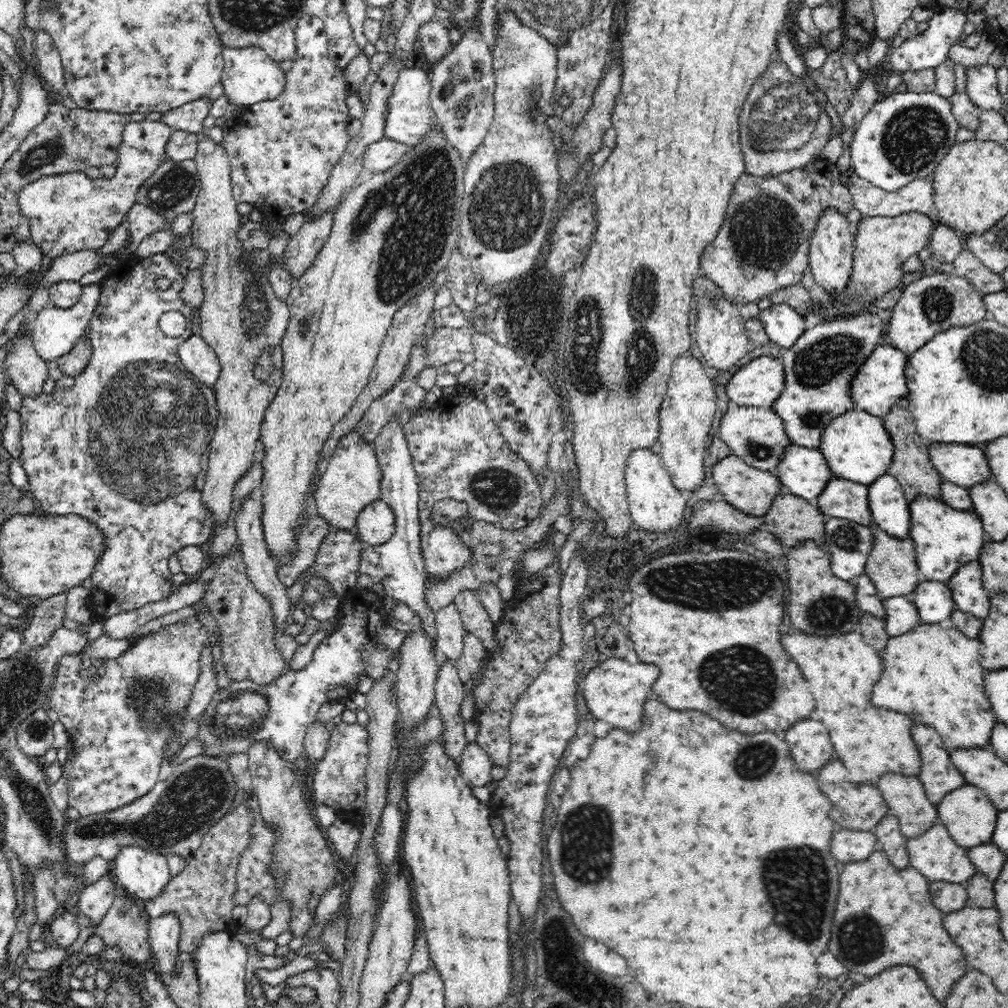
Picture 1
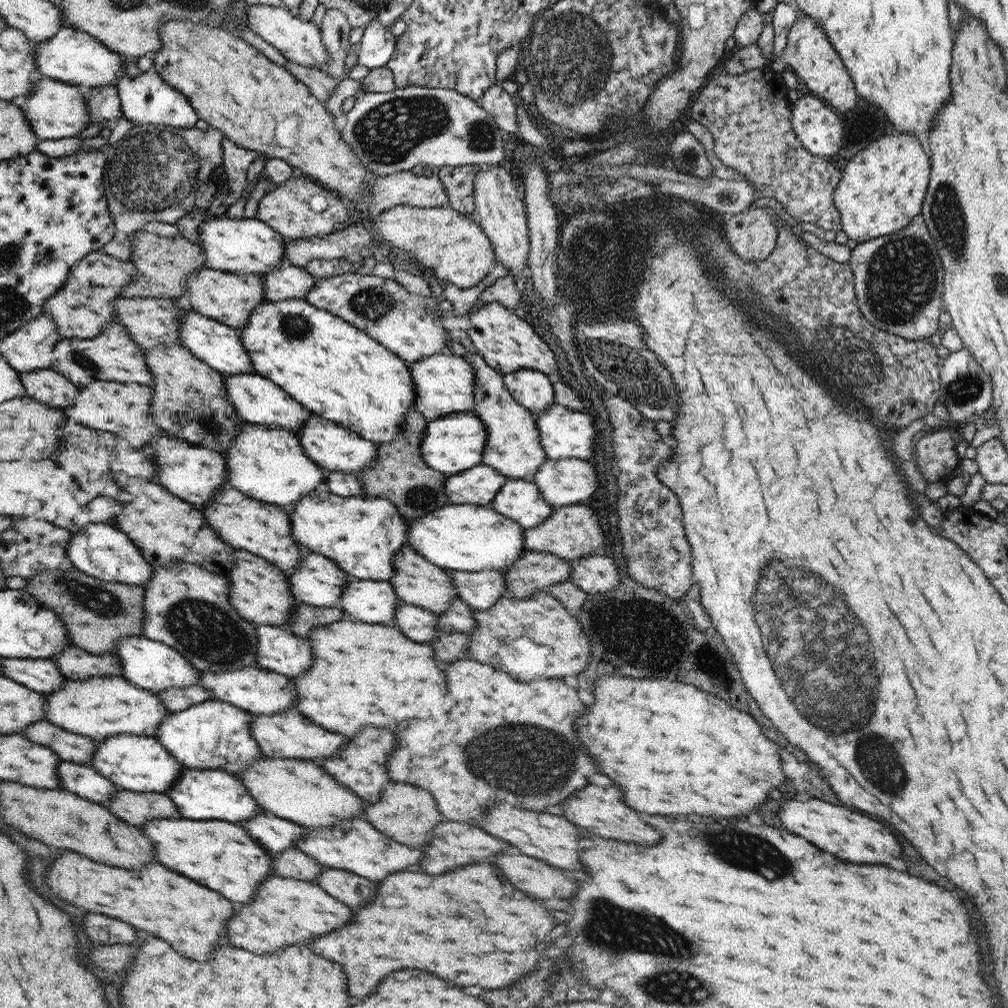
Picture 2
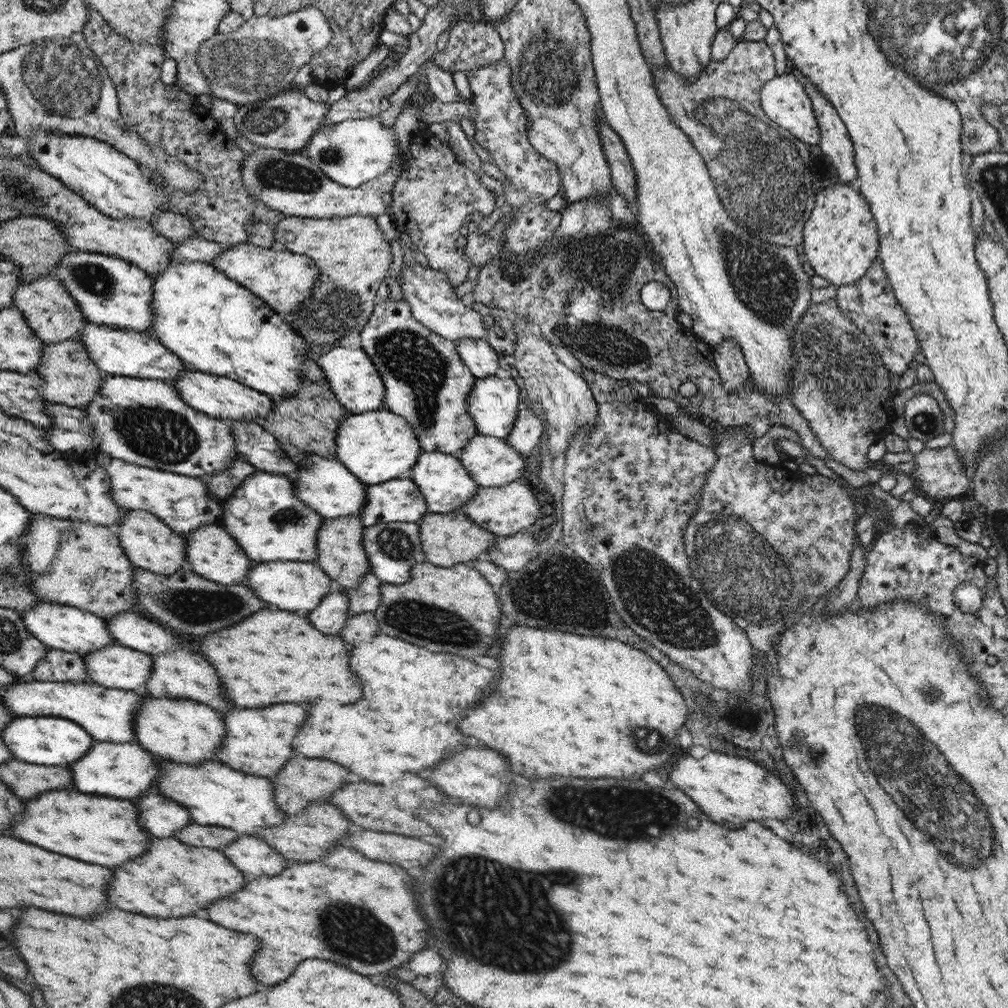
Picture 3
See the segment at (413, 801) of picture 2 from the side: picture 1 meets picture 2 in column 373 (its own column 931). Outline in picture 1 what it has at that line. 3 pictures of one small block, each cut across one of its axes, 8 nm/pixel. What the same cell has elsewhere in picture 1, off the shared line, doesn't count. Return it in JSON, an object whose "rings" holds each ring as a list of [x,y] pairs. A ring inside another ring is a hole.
{"rings":[[[888,773],[878,779],[876,787],[888,811],[898,817],[900,830],[907,839],[924,834],[934,823],[940,822],[937,818],[937,805],[928,800],[923,784],[917,776]]]}

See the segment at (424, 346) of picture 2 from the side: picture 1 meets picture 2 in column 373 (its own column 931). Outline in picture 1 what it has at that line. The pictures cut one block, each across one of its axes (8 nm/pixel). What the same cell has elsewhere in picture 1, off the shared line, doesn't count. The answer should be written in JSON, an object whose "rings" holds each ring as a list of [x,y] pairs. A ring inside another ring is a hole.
{"rings":[[[939,271],[914,280],[905,287],[893,307],[887,334],[891,345],[909,356],[935,334],[952,327],[965,327],[984,318],[988,318],[988,314],[981,292],[965,278]]]}

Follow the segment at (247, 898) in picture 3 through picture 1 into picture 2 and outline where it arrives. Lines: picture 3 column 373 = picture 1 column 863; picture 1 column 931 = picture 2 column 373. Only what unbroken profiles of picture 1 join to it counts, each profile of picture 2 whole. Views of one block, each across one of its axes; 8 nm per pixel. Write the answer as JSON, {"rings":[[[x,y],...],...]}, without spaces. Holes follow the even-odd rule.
{"rings":[[[490,862],[472,863],[466,865],[458,865],[454,869],[448,869],[444,873],[440,873],[440,876],[428,876],[428,874],[420,874],[420,872],[394,872],[390,876],[386,876],[382,882],[378,882],[378,892],[374,896],[374,900],[370,904],[366,904],[364,908],[352,912],[352,920],[348,924],[342,925],[342,927],[330,931],[325,935],[318,935],[314,937],[314,940],[310,942],[310,946],[314,948],[314,952],[318,956],[324,956],[332,962],[338,962],[342,968],[344,968],[344,976],[348,980],[348,994],[350,996],[368,996],[372,994],[372,990],[376,988],[376,984],[388,976],[390,972],[394,970],[402,970],[402,968],[420,968],[420,970],[426,970],[426,972],[432,972],[436,974],[438,978],[446,980],[446,982],[454,982],[458,986],[482,986],[482,988],[500,988],[500,986],[506,986],[506,984],[512,984],[514,980],[522,978],[530,966],[534,966],[540,958],[540,952],[548,946],[548,944],[540,944],[544,942],[546,934],[554,928],[554,918],[552,914],[542,908],[538,902],[530,900],[526,894],[514,890],[510,884],[506,884],[506,880],[500,876],[502,872],[495,868]]]}

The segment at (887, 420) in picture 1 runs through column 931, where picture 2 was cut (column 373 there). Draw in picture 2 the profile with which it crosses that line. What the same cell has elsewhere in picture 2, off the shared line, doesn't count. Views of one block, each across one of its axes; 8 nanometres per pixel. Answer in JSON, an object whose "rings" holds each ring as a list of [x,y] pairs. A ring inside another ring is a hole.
{"rings":[[[412,410],[406,413],[406,421],[401,426],[399,436],[391,442],[377,444],[375,462],[357,476],[365,497],[388,500],[406,520],[416,519],[449,503],[444,491],[447,476],[429,468],[419,454],[426,425],[427,421],[420,412]]]}

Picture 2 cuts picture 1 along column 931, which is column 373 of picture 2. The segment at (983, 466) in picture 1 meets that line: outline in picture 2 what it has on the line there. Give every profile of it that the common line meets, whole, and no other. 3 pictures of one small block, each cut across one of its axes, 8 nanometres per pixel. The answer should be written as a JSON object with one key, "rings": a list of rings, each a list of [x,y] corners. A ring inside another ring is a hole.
{"rings":[[[313,415],[304,421],[303,428],[300,428],[294,435],[302,445],[306,456],[310,457],[320,468],[330,472],[350,473],[358,476],[364,468],[369,468],[375,462],[377,444],[360,437],[359,433],[343,428],[342,425],[336,424],[336,421]]]}

